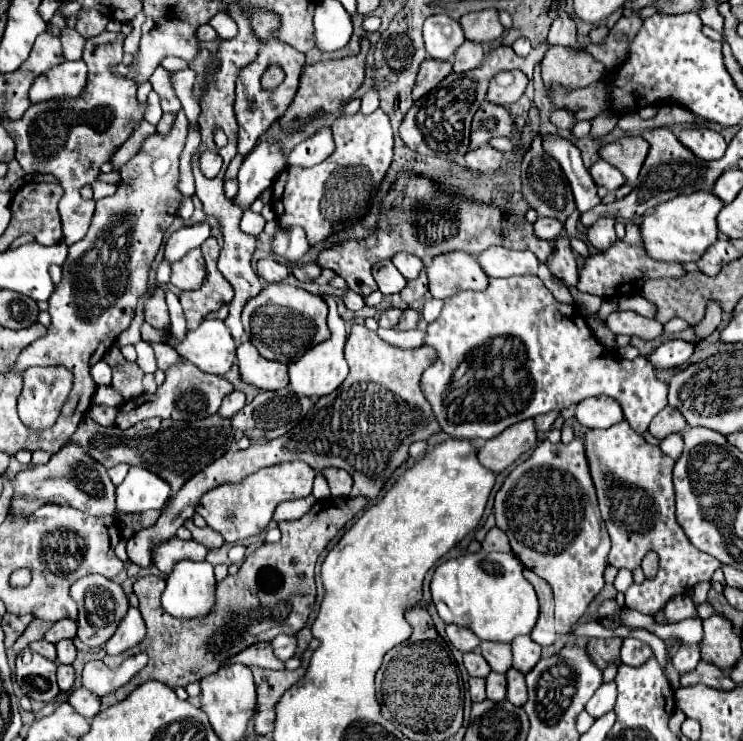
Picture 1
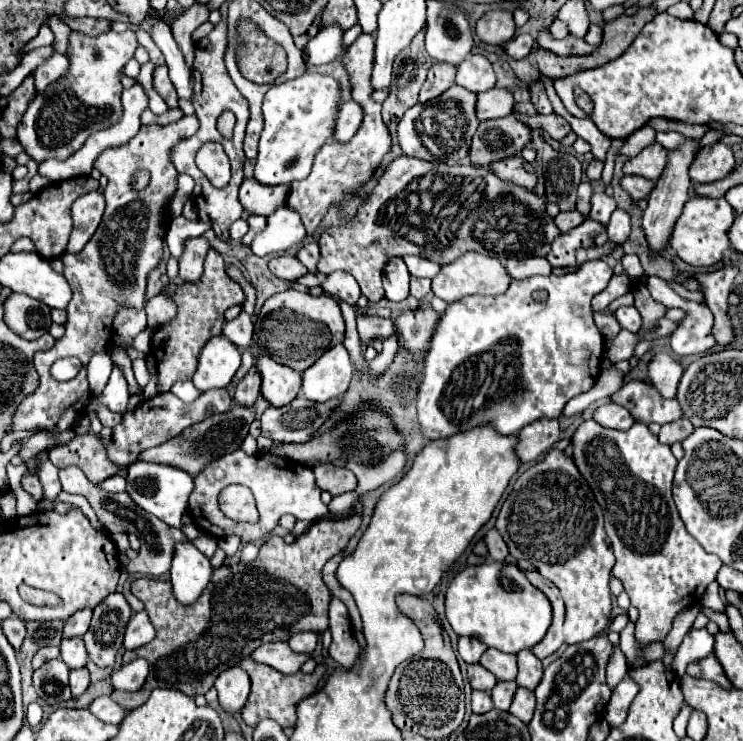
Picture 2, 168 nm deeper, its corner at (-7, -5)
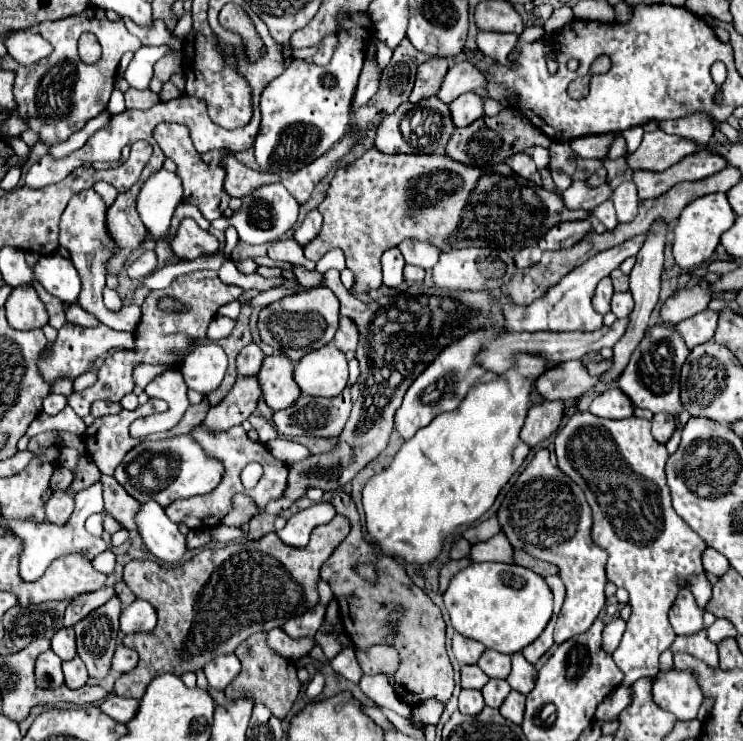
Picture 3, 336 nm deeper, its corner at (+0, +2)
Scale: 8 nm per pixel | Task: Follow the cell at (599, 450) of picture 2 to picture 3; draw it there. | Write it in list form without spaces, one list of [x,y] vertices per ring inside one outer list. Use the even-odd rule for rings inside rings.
[[[575,411],[565,427],[557,433],[553,445],[559,469],[585,491],[587,503],[593,509],[591,537],[595,545],[605,549],[609,555],[607,579],[629,591],[629,605],[633,611],[627,619],[623,639],[613,653],[615,663],[625,673],[623,685],[633,685],[643,675],[655,677],[659,673],[659,655],[669,649],[677,637],[669,625],[667,613],[677,593],[687,585],[689,575],[703,571],[701,553],[705,551],[705,541],[701,541],[693,529],[689,529],[689,525],[675,513],[671,505],[671,493],[665,481],[665,463],[669,453],[665,445],[651,437],[651,421],[639,417],[613,421],[595,417],[589,411]]]

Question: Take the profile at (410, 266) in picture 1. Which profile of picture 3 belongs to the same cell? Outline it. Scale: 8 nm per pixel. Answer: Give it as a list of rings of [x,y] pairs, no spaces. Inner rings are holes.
[[[405,239],[399,245],[399,251],[403,253],[409,265],[417,265],[423,269],[431,269],[437,263],[441,253],[435,245],[429,245],[427,241],[417,241],[417,239]]]

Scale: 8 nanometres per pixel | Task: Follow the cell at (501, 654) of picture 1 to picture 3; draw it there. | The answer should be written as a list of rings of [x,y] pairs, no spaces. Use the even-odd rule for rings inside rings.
[[[487,649],[481,655],[477,665],[485,671],[485,675],[489,675],[493,679],[507,679],[507,675],[511,673],[511,657],[491,651],[491,649]]]

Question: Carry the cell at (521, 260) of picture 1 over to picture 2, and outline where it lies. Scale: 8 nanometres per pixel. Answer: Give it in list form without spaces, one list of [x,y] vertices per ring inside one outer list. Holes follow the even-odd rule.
[[[510,258],[510,260],[504,262],[504,268],[516,280],[522,280],[522,278],[528,278],[528,276],[536,276],[536,274],[548,276],[552,272],[552,266],[548,264],[546,258],[522,258],[522,260]]]

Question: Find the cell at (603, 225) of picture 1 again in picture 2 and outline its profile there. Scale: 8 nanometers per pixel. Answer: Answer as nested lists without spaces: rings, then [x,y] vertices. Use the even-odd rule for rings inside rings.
[[[616,208],[616,210],[612,212],[612,216],[610,216],[610,222],[608,222],[606,232],[608,232],[608,240],[610,240],[610,242],[614,242],[614,244],[624,244],[624,240],[626,240],[628,234],[630,234],[630,216],[628,216],[624,210]]]

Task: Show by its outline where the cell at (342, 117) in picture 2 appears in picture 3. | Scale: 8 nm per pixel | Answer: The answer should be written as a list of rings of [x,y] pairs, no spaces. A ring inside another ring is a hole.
[[[365,61],[363,65],[363,71],[361,71],[361,77],[359,77],[359,87],[357,87],[357,93],[355,93],[355,99],[353,99],[353,111],[361,105],[365,105],[365,101],[369,101],[377,89],[379,89],[379,79],[381,79],[381,69],[377,65],[377,61]]]

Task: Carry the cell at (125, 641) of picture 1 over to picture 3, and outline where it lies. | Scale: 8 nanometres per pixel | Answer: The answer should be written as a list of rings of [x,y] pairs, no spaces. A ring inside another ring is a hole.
[[[135,599],[121,611],[121,631],[123,633],[149,633],[155,629],[157,613],[151,603]]]

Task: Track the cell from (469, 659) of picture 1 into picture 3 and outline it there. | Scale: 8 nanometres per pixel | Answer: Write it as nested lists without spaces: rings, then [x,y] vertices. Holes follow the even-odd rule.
[[[461,665],[461,687],[463,689],[481,689],[489,677],[477,665]]]

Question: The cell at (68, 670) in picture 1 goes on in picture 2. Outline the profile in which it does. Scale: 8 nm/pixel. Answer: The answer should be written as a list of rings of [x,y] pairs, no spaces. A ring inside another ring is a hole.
[[[80,668],[80,670],[70,670],[70,688],[72,688],[72,696],[78,698],[86,692],[90,684],[90,676],[88,676],[88,670],[86,668]]]

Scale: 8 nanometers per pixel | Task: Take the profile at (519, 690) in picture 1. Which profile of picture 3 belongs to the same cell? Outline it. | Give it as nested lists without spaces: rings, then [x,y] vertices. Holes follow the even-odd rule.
[[[511,691],[499,711],[501,711],[501,715],[503,715],[505,719],[521,725],[523,715],[525,715],[525,695],[521,695],[521,693],[517,693],[517,691]]]

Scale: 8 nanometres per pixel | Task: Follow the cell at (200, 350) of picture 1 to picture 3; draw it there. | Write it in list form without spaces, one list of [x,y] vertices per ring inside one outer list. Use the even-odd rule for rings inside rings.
[[[201,343],[181,363],[181,373],[189,389],[209,395],[215,391],[227,371],[227,355],[217,343]]]

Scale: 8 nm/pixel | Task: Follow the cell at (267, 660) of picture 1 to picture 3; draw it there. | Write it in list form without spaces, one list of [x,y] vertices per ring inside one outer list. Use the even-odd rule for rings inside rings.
[[[273,629],[267,633],[267,643],[273,651],[277,651],[279,655],[297,661],[299,657],[307,655],[313,647],[315,647],[315,639],[313,637],[303,637],[303,639],[291,639],[289,635],[285,635],[281,629]]]

